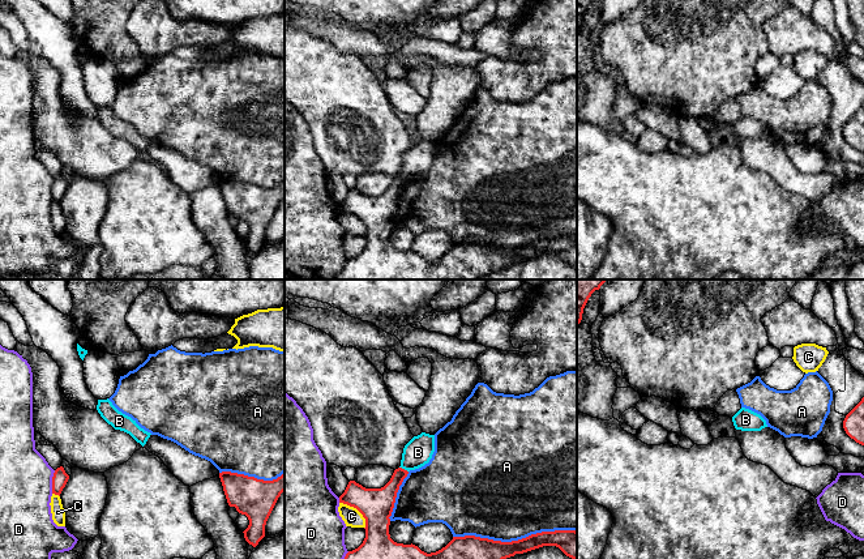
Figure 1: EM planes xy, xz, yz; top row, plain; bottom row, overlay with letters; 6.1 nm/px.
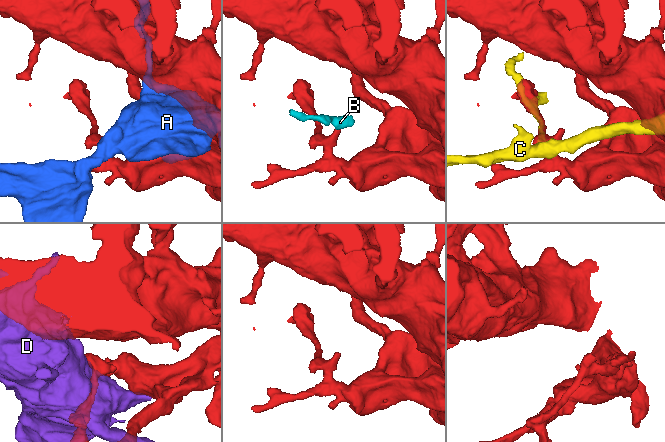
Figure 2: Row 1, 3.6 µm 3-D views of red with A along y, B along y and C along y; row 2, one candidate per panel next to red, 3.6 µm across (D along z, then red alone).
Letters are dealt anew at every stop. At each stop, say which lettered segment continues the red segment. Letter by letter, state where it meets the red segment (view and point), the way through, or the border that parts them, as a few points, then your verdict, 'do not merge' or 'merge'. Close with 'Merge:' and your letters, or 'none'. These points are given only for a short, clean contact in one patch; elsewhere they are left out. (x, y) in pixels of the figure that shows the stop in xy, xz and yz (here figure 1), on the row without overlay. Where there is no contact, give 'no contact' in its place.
A: contact xz (514, 248); do not merge
B: contact xz (403, 176); border xz (400, 174), (407, 179); do not merge
C: contact xz (356, 216); do not merge
D: contact xy (52, 190); do not merge
Merge: none

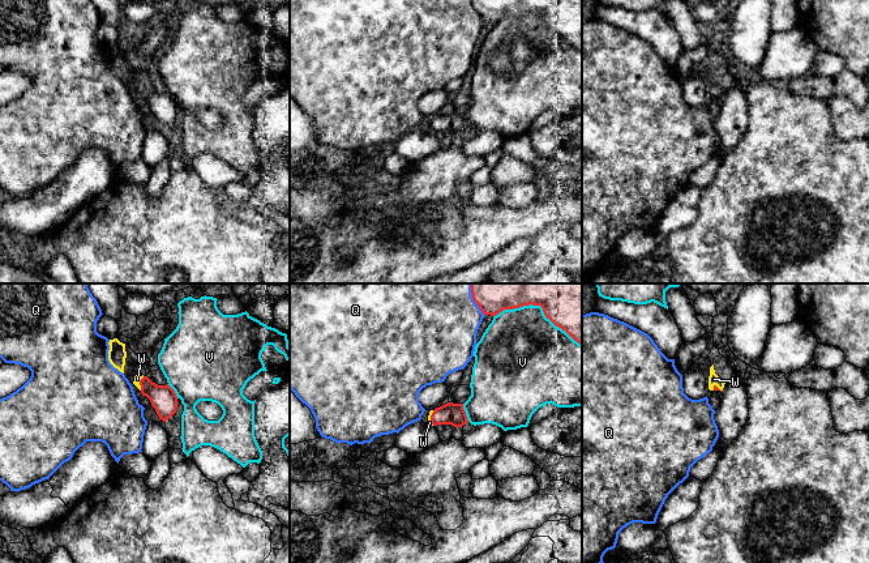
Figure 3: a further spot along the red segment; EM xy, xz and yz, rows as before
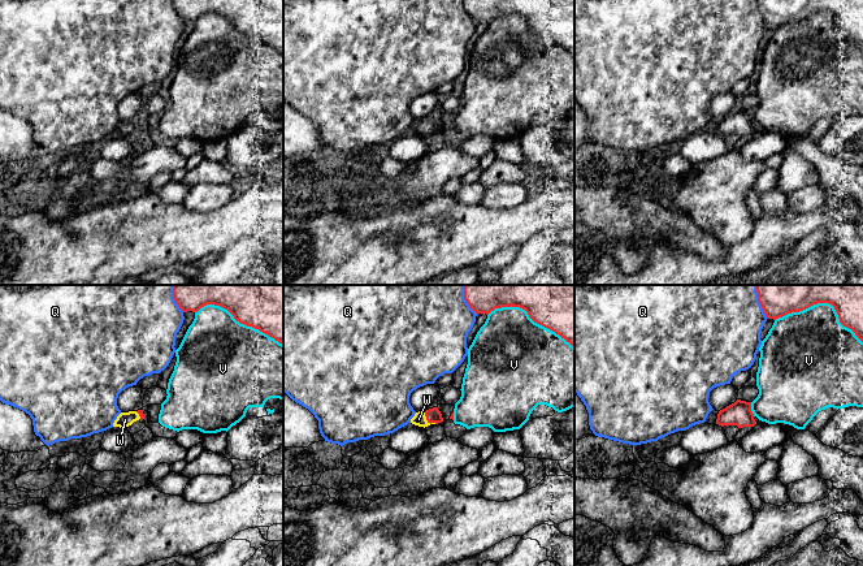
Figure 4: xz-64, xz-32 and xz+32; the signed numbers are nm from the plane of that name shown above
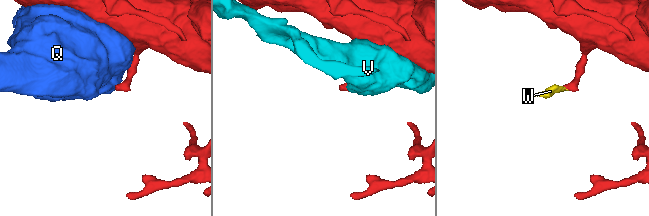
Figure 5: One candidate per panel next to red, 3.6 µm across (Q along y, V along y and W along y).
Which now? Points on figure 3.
Q: contact xz (476, 11); do not merge
V: contact xz (539, 12); do not merge
W: contact xz (431, 126); way xz (454, 122), (431, 126), (429, 129); merge
Merge: W

